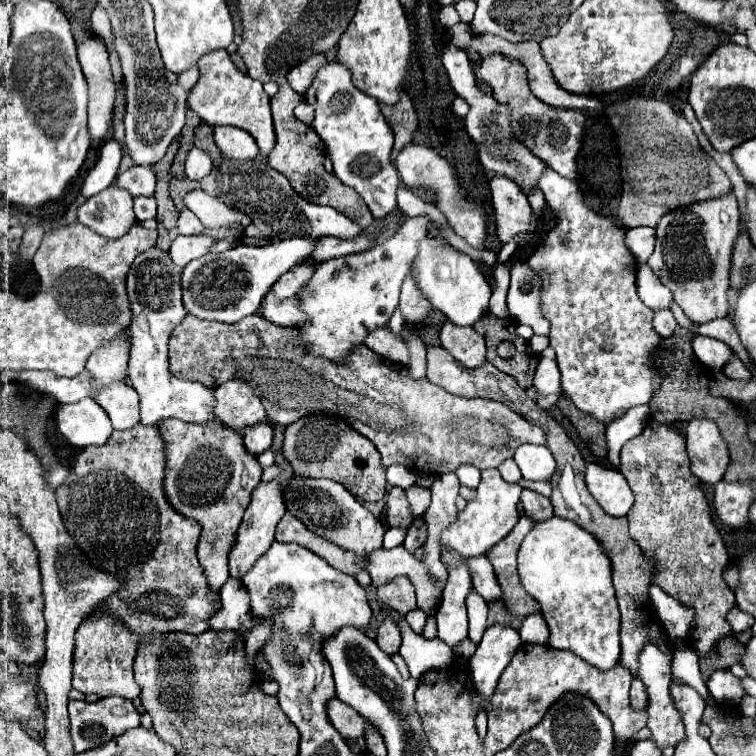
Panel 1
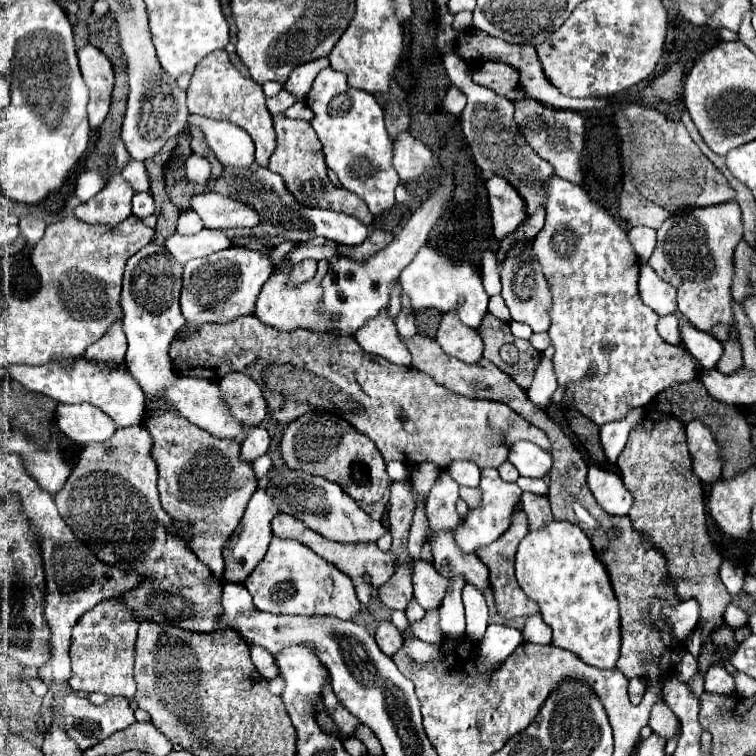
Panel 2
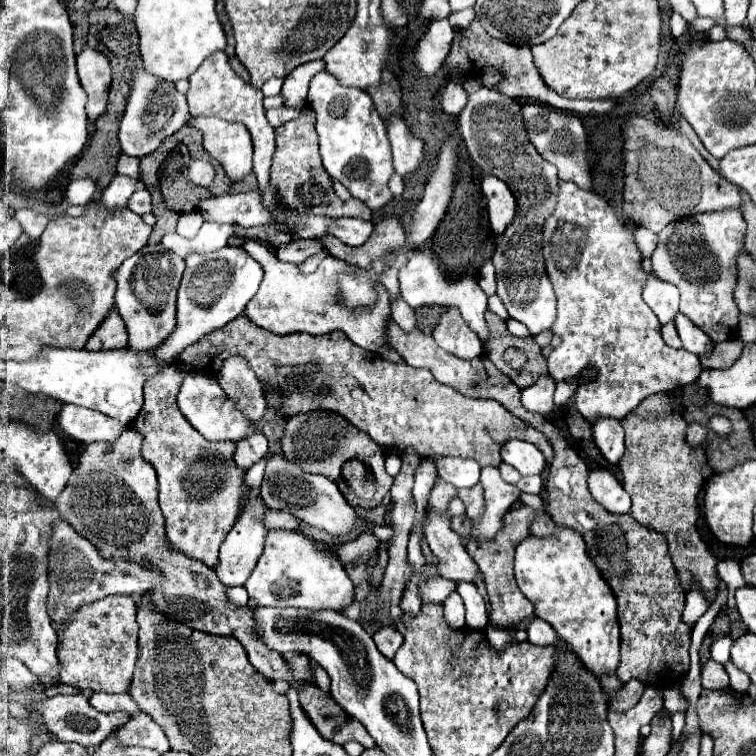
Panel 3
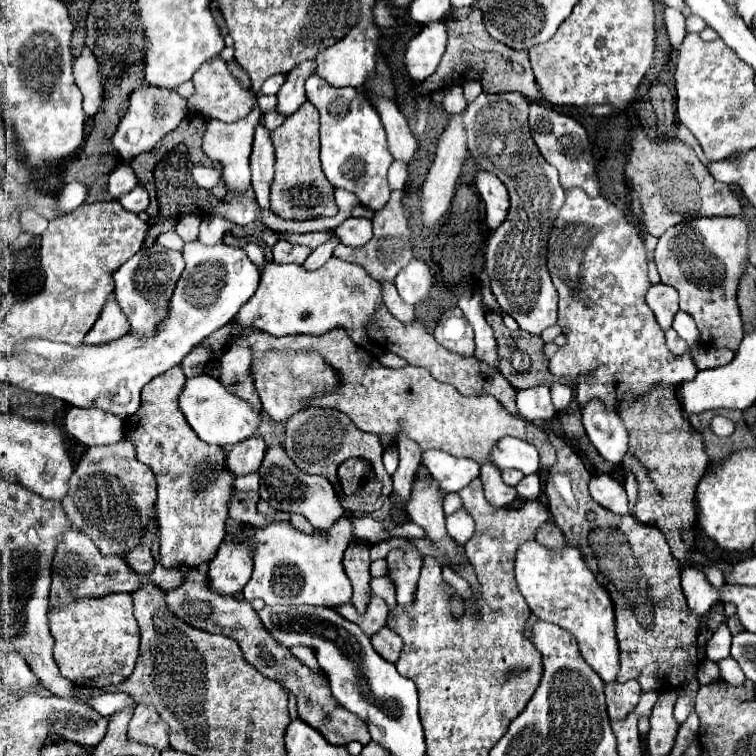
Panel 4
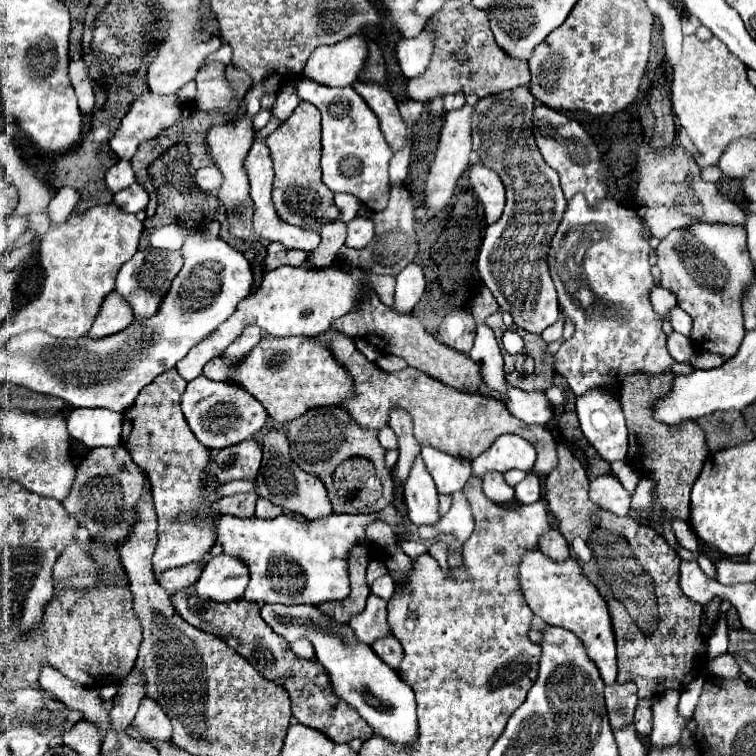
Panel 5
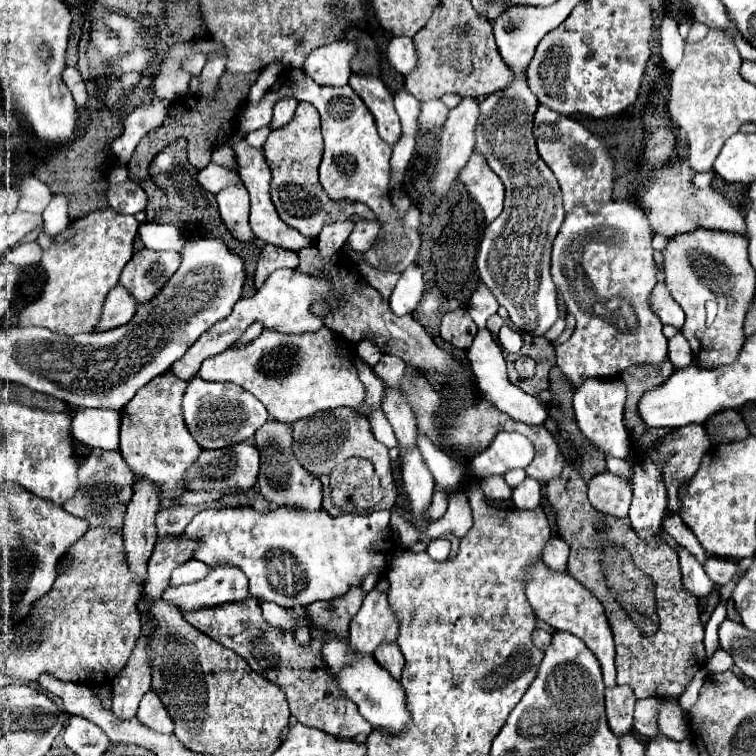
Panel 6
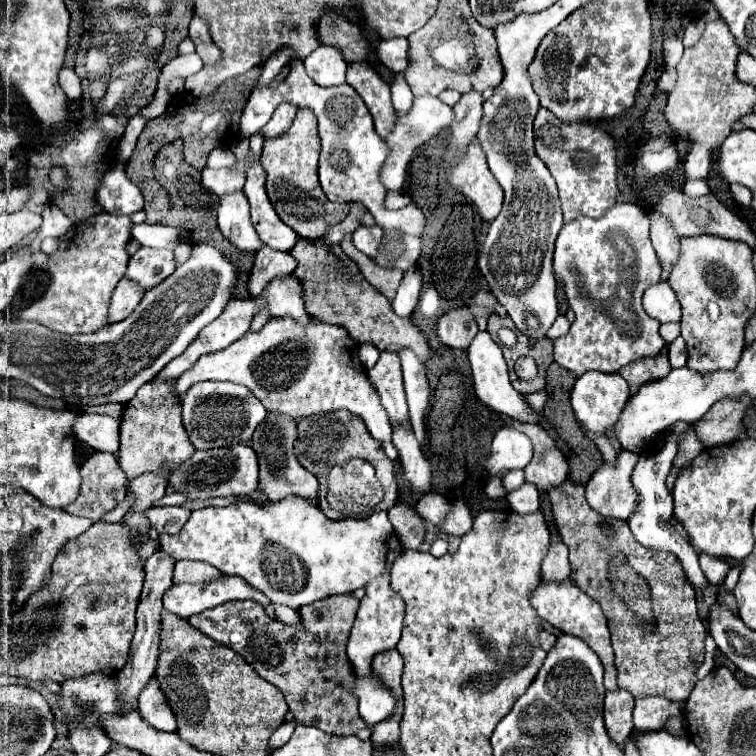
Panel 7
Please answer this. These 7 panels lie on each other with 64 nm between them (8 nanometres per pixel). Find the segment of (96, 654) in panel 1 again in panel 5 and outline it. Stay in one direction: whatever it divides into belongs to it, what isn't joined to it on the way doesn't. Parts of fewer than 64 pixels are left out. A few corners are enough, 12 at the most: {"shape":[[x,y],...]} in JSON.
{"shape":[[128,586],[60,590],[24,642],[42,664],[100,688],[134,668],[142,628]]}

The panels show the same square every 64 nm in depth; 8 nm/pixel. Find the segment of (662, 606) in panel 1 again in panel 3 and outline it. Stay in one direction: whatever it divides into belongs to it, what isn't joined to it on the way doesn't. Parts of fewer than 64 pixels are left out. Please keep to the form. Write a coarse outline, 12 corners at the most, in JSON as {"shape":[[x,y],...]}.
{"shape":[[688,590],[682,622],[692,628],[706,612],[704,594]]}

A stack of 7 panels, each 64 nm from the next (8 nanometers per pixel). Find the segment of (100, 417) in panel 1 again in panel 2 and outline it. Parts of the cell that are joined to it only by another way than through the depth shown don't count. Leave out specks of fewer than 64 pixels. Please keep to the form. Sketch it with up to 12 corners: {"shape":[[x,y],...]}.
{"shape":[[58,404],[58,428],[76,444],[106,442],[112,418],[92,404]]}

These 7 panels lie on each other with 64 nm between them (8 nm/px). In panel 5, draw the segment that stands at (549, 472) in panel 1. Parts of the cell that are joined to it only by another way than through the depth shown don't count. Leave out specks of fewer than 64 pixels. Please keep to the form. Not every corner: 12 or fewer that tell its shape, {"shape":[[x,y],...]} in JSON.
{"shape":[[504,434],[472,462],[476,476],[532,472],[536,450]]}

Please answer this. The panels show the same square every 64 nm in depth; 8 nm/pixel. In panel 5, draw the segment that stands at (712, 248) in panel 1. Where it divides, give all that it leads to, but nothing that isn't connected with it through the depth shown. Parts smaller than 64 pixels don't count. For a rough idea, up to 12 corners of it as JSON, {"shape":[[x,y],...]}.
{"shape":[[746,228],[662,238],[660,284],[694,320],[694,348],[732,358],[754,266]]}

